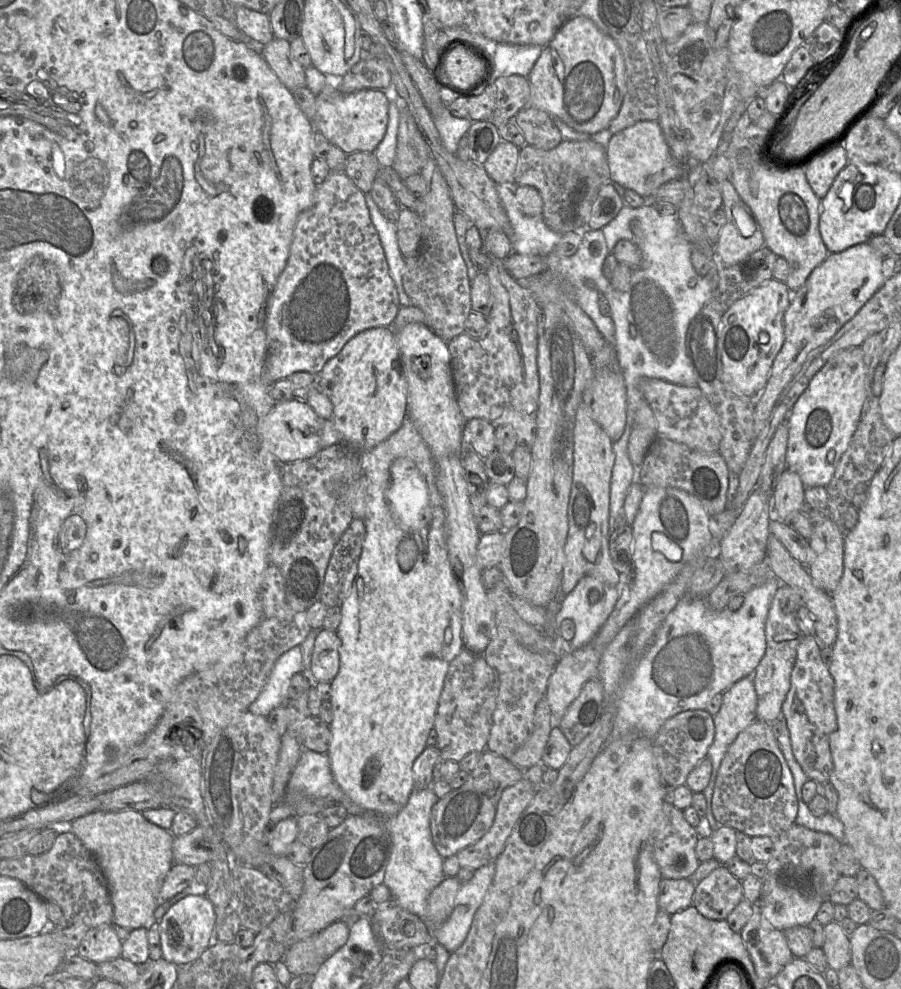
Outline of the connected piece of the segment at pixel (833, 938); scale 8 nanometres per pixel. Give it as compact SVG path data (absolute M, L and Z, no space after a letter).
M831 921L824 926L825 941L822 950L828 967L838 971L851 963L851 944L838 922Z

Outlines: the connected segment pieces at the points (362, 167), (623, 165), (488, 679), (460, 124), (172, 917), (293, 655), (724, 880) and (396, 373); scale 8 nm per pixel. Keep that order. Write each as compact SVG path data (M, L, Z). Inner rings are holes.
M372 152L349 154L344 173L365 194L373 187L381 165Z
M639 121L614 134L606 146L606 156L610 180L646 199L652 199L664 183L681 178L686 173L686 167L672 158L657 121Z
M464 648L450 662L434 721L434 730L437 733L436 747L442 761L459 762L472 752L482 753L486 749L493 724L499 686L499 675L497 671L486 662L483 654L476 654Z
M441 107L436 114L431 115L442 145L447 151L454 153L472 121L469 118L454 117L447 107Z
M188 895L177 901L158 922L162 958L176 966L192 964L211 945L215 920L215 907L205 895Z
M293 647L276 661L270 677L258 697L251 703L248 711L267 717L275 708L285 705L288 699L288 687L292 676L302 672L303 659L301 648Z
M720 865L696 885L692 905L708 919L726 920L742 899L742 881Z
M371 328L355 335L336 356L326 362L317 374L316 387L333 405L332 418L324 420L333 422L342 442L363 452L387 439L402 425L408 404L408 384L394 328Z

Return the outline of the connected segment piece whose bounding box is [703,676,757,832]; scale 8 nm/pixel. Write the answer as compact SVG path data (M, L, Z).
M747 676L736 683L734 683L731 688L725 691L723 694L723 702L719 712L714 715L714 739L709 746L707 757L710 759L712 764L712 772L710 776L709 783L707 787L703 790L703 794L705 795L707 808L705 815L709 821L710 827L712 831L716 831L720 825L718 821L714 818L712 813L712 796L713 789L715 786L715 781L717 777L717 773L721 762L727 752L728 747L734 742L736 737L742 732L746 727L748 727L755 719L756 719L756 709L757 709L757 694L753 682L752 676Z

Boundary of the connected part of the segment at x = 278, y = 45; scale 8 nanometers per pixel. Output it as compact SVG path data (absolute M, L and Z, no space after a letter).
M273 38L262 53L271 70L289 90L307 86L305 68L298 63L290 51L290 41Z

